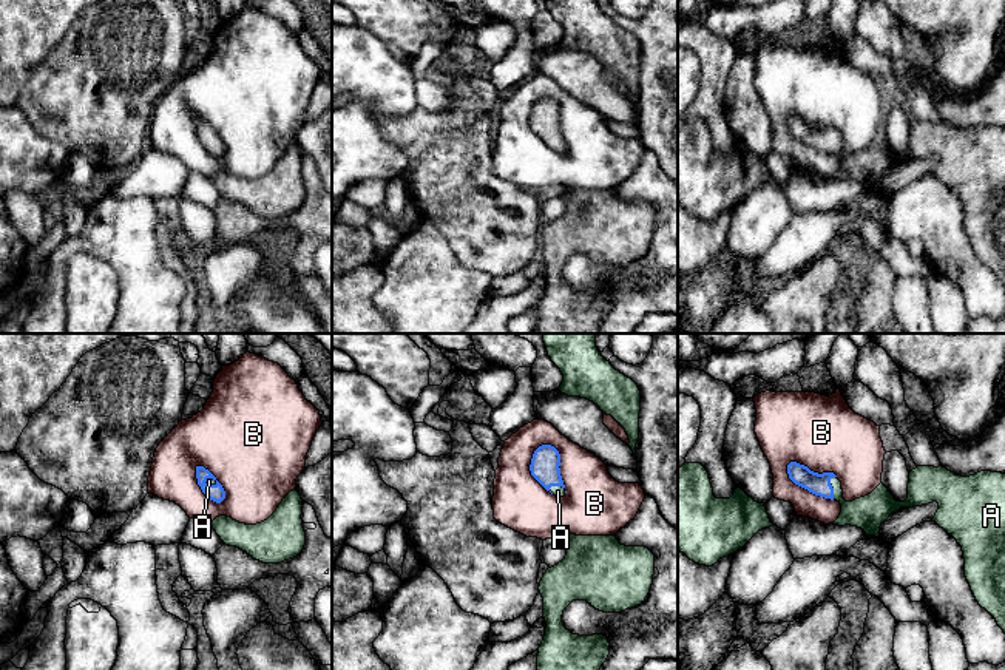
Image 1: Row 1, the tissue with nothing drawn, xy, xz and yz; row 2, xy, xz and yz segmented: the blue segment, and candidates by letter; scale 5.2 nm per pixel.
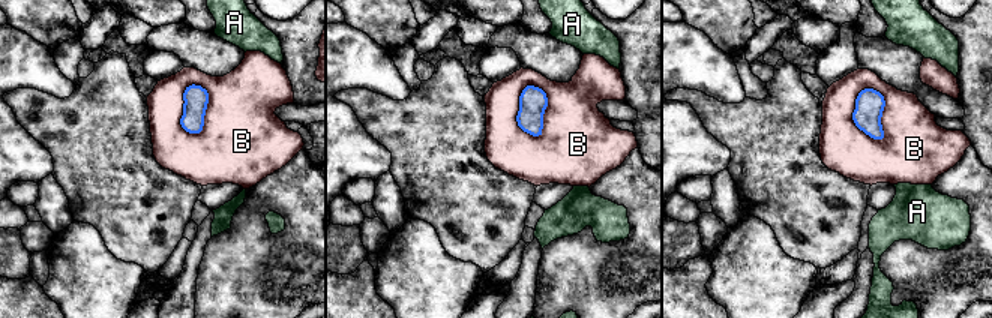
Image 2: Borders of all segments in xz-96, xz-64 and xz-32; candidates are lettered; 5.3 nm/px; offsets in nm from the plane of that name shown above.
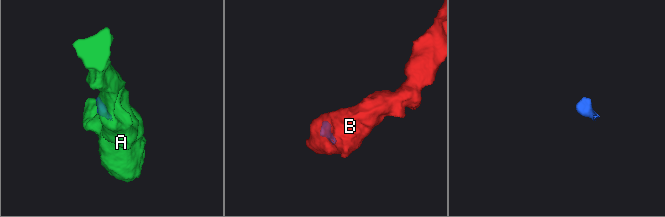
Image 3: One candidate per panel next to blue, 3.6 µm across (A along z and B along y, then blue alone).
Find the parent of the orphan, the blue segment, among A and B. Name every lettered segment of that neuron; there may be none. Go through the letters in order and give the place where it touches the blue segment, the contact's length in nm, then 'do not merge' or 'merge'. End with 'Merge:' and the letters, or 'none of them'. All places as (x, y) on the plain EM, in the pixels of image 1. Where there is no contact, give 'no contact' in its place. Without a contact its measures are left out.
A: contact yz (832, 142); length 130 nm; merge
B: contact yz (805, 142); length 320 nm; do not merge
Merge: A

